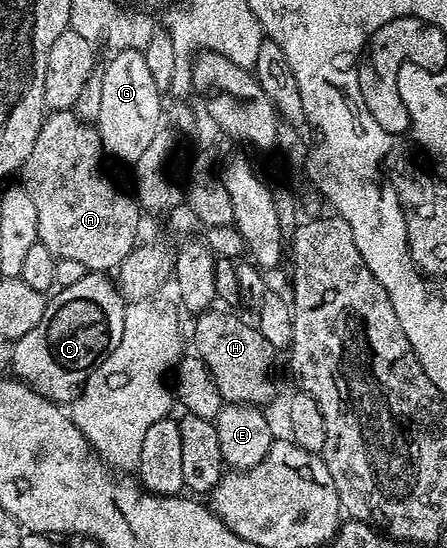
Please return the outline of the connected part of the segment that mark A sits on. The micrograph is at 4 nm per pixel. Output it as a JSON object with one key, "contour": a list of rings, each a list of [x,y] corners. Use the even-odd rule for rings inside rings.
{"contour":[[[59,109],[43,120],[40,135],[36,135],[36,144],[32,147],[32,155],[28,155],[20,170],[21,184],[26,193],[32,195],[32,204],[36,207],[38,240],[48,247],[48,251],[52,251],[55,259],[77,259],[79,263],[84,263],[88,271],[117,270],[139,240],[140,206],[129,192],[121,193],[102,174],[102,159],[104,152],[97,128],[83,121],[76,112]]]}

